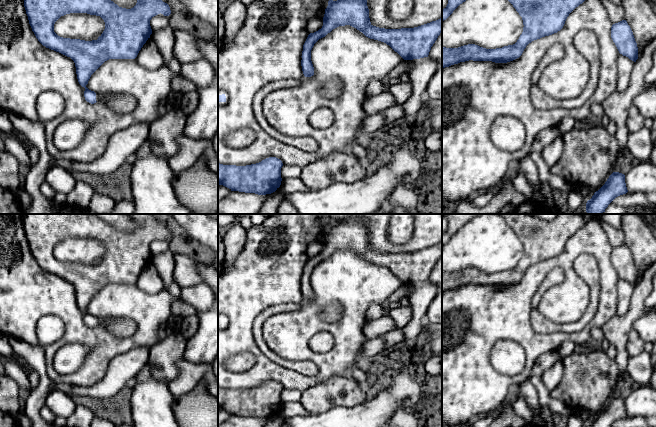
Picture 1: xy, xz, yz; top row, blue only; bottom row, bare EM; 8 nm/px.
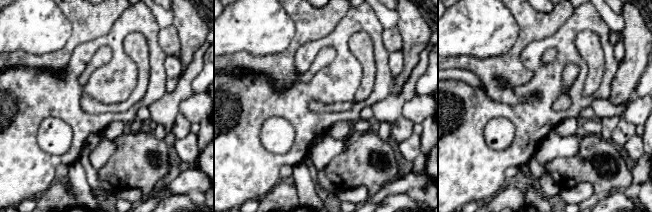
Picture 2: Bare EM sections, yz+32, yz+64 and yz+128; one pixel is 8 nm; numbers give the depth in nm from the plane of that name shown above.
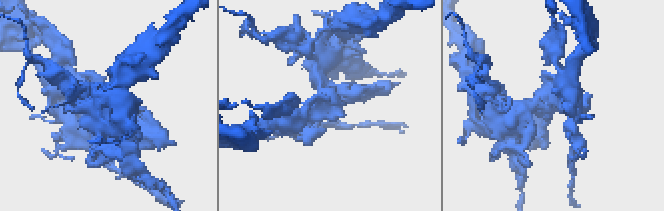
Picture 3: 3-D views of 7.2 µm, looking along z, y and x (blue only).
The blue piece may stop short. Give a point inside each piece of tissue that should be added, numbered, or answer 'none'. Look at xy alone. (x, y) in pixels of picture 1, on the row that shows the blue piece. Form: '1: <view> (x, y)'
1: xy (122, 103)

